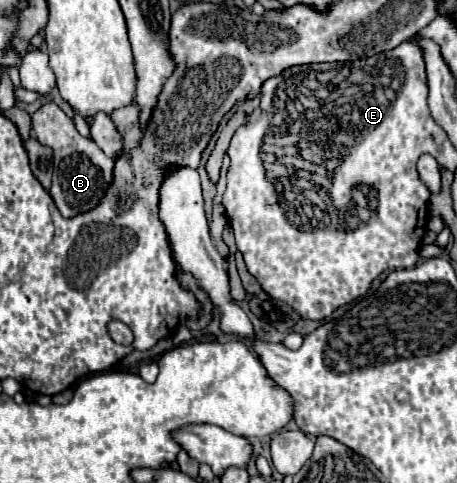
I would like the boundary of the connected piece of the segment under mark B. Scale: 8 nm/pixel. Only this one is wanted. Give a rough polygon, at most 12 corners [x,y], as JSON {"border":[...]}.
{"border":[[54,102],[32,132],[54,150],[50,196],[62,216],[94,208],[114,160]]}

